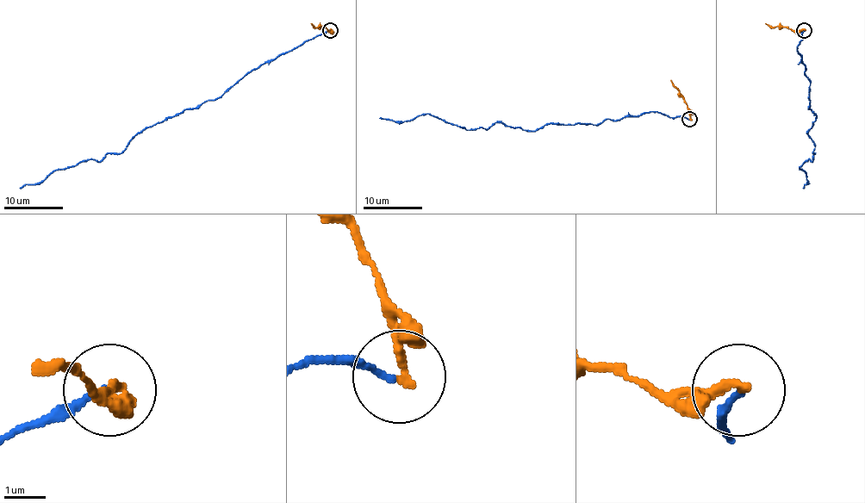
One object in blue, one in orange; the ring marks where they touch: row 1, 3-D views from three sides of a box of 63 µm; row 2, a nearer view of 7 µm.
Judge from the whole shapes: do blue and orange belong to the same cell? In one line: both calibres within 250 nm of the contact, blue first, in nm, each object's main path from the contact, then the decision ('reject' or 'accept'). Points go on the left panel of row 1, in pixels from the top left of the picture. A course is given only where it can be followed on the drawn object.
calibres 160 and 240 nm; course blue (329, 30), (252, 68), (220, 96), (146, 127), (121, 153), (108, 153), (100, 161), (85, 159), (19, 187); course orange (330, 30), (315, 27), (311, 23); reject

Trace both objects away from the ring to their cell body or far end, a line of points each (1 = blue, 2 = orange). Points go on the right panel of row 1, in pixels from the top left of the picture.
1: (805, 30), (797, 51), (816, 117), (807, 132), (815, 153), (799, 168), (807, 180), (803, 187)
2: (805, 30), (772, 27), (765, 23)

